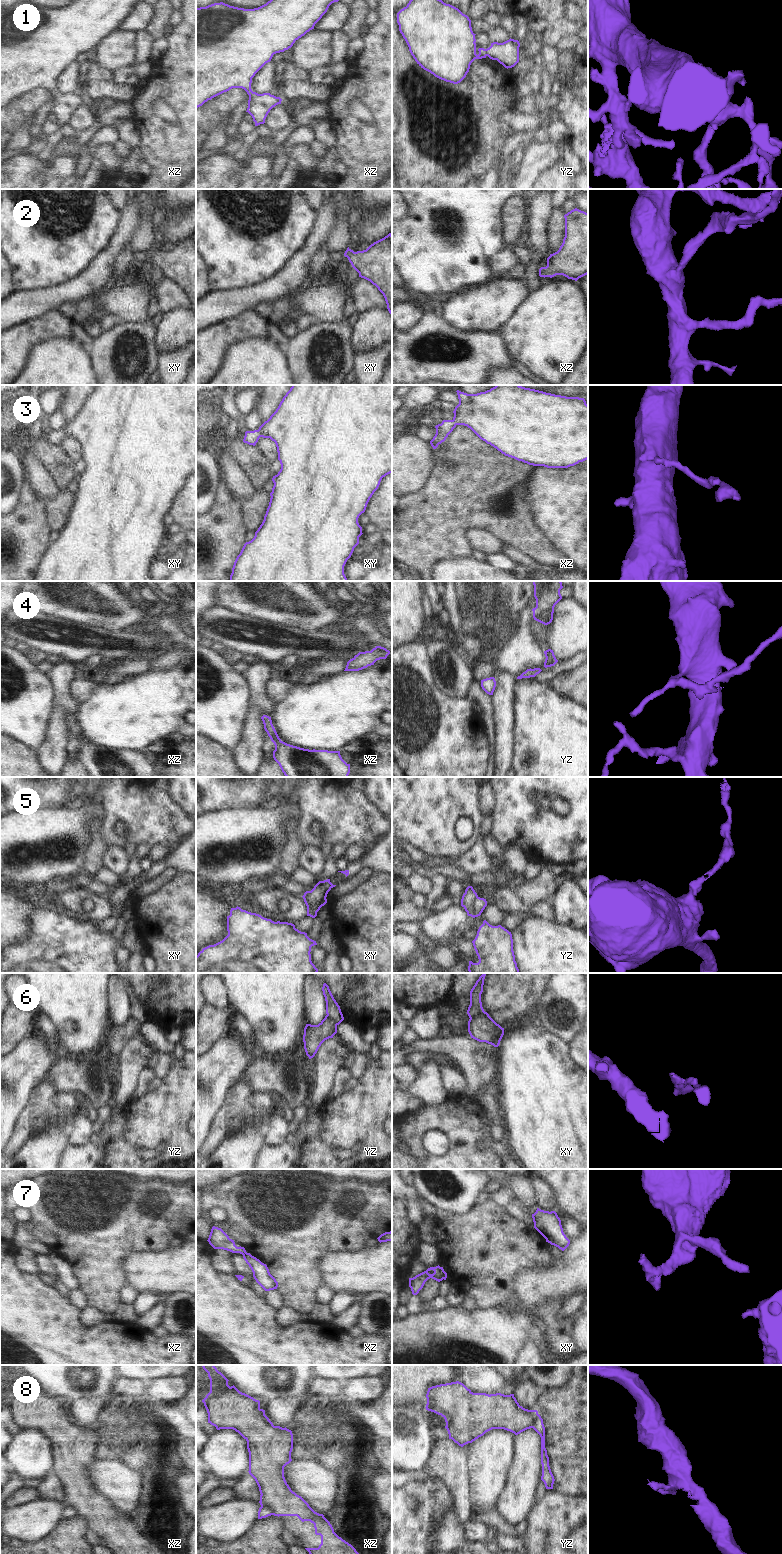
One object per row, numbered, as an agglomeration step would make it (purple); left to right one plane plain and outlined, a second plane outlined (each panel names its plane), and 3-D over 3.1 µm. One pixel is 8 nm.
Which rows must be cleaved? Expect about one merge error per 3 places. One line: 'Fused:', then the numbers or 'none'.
Fused: 5, 6, 7, 8

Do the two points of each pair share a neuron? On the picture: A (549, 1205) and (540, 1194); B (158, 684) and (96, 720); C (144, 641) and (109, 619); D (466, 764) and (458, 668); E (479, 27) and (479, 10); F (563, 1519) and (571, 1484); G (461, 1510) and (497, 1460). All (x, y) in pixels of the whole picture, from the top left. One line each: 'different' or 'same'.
A: same
B: same
C: different
D: different
E: different
F: different
G: different

